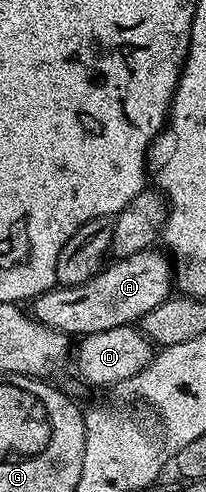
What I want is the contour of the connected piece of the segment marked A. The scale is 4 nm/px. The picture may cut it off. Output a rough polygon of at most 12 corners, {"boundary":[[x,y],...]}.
{"boundary":[[150,247],[31,302],[66,335],[140,322],[171,295]]}

